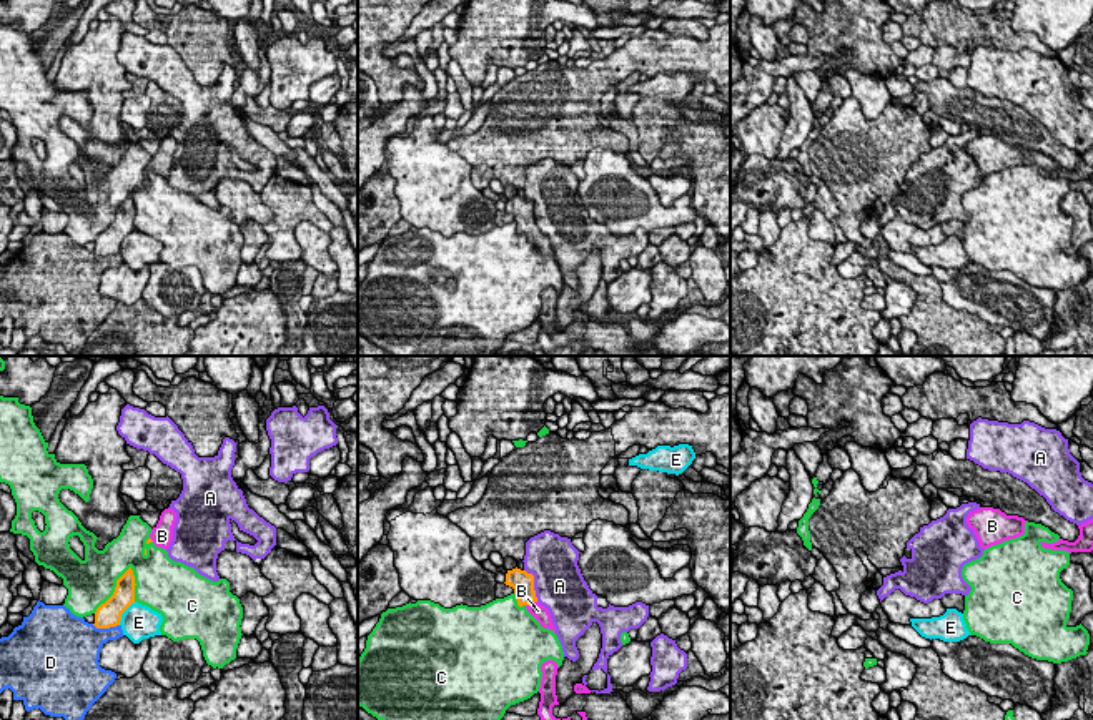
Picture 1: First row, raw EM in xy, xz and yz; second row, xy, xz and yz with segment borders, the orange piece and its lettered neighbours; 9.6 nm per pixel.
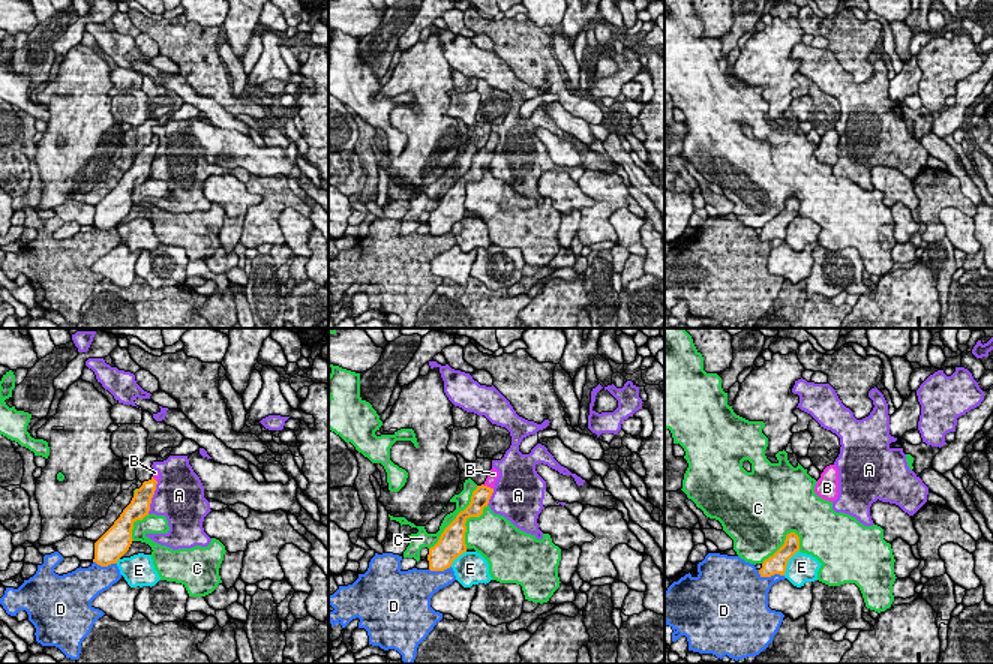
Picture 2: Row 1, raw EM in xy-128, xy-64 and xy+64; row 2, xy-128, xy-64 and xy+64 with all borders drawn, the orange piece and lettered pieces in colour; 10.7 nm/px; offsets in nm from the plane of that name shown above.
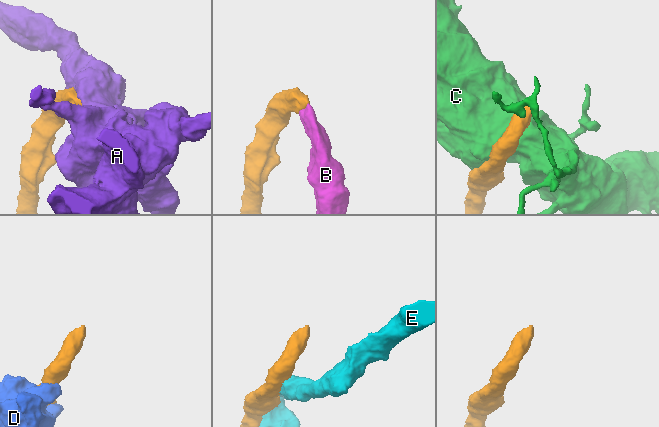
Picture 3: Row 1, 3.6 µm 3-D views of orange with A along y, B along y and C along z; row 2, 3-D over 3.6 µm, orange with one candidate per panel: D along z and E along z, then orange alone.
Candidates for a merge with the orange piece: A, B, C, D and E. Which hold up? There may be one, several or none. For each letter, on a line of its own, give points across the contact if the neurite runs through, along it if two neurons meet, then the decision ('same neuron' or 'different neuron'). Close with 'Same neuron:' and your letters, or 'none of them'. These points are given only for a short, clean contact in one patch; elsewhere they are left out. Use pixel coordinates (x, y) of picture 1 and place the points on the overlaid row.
A: different neuron
B: runs through xz (523, 582), (524, 594), (531, 602), (538, 611); same neuron
C: different neuron
D: different neuron
E: different neuron
Same neuron: B

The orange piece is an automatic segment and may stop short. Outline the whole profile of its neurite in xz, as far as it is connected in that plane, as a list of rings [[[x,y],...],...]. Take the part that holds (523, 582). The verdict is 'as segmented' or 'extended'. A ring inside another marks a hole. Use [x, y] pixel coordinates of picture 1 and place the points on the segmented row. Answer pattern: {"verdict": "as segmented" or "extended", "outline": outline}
{"verdict": "extended", "outline": [[[516,567],[507,570],[504,584],[514,589],[519,607],[524,605],[527,612],[541,624],[541,627],[556,634],[549,610],[537,602],[532,574]]]}

